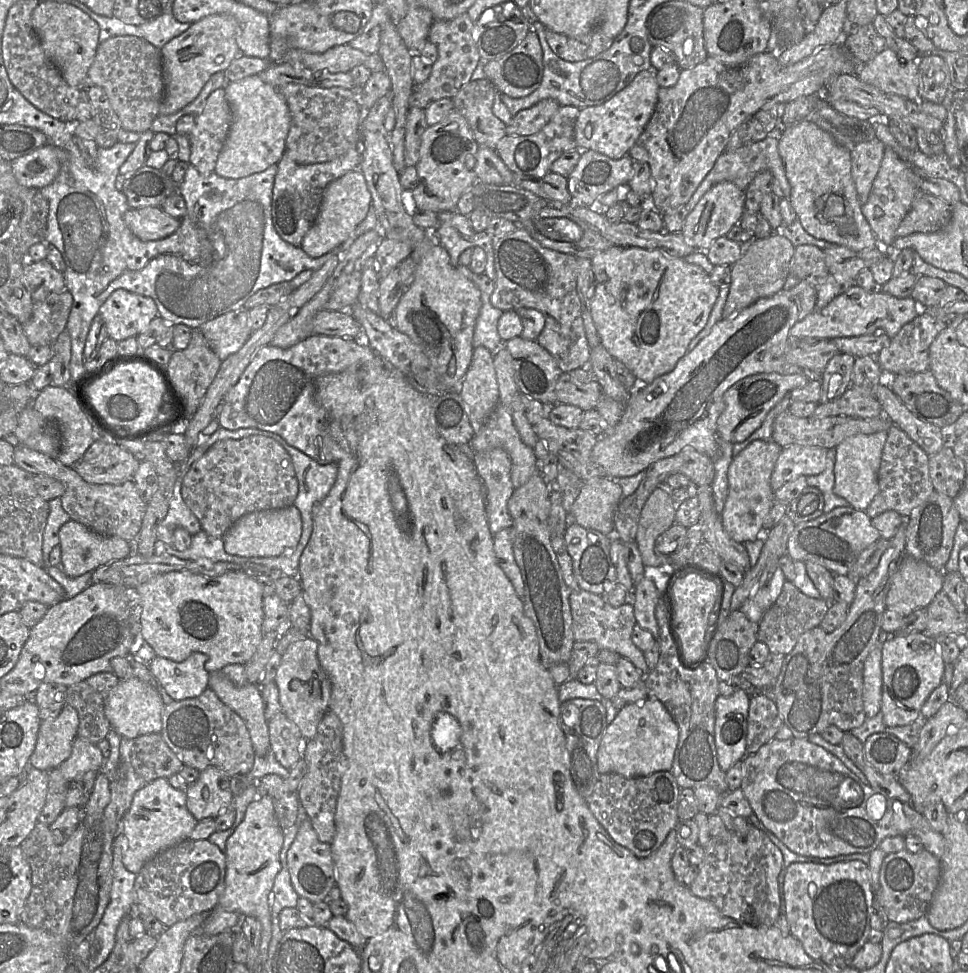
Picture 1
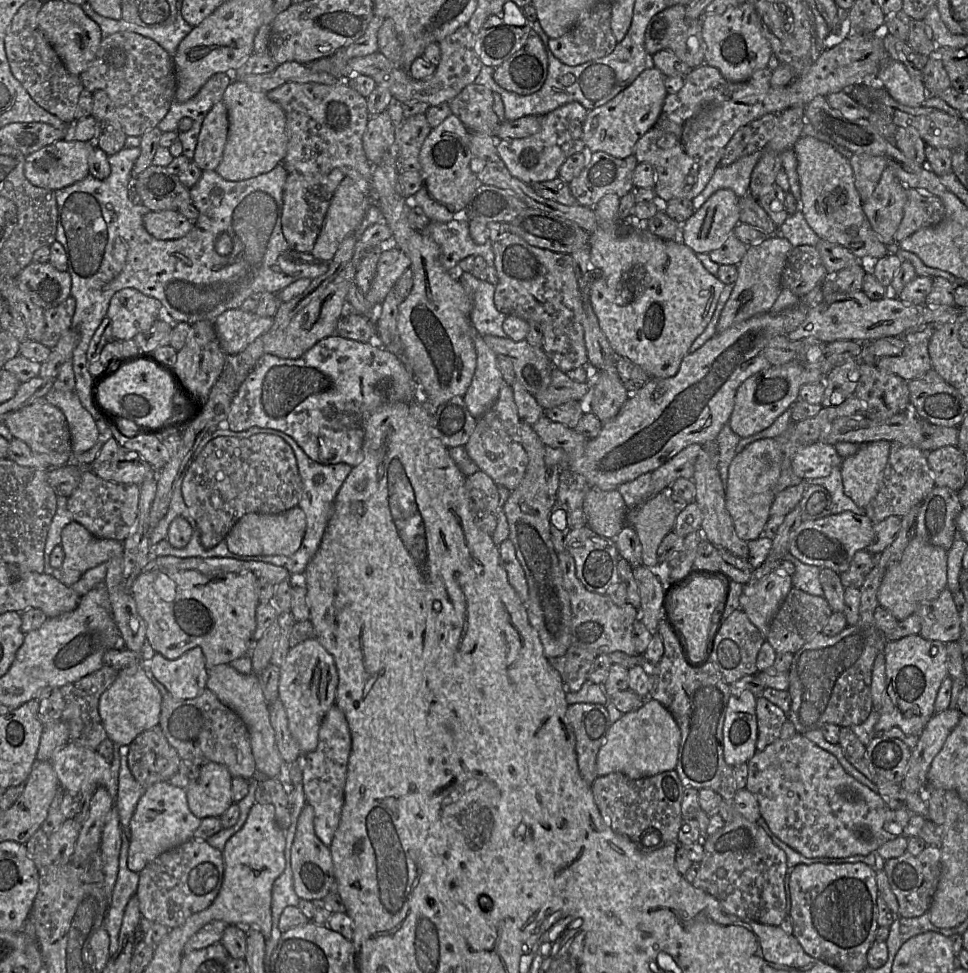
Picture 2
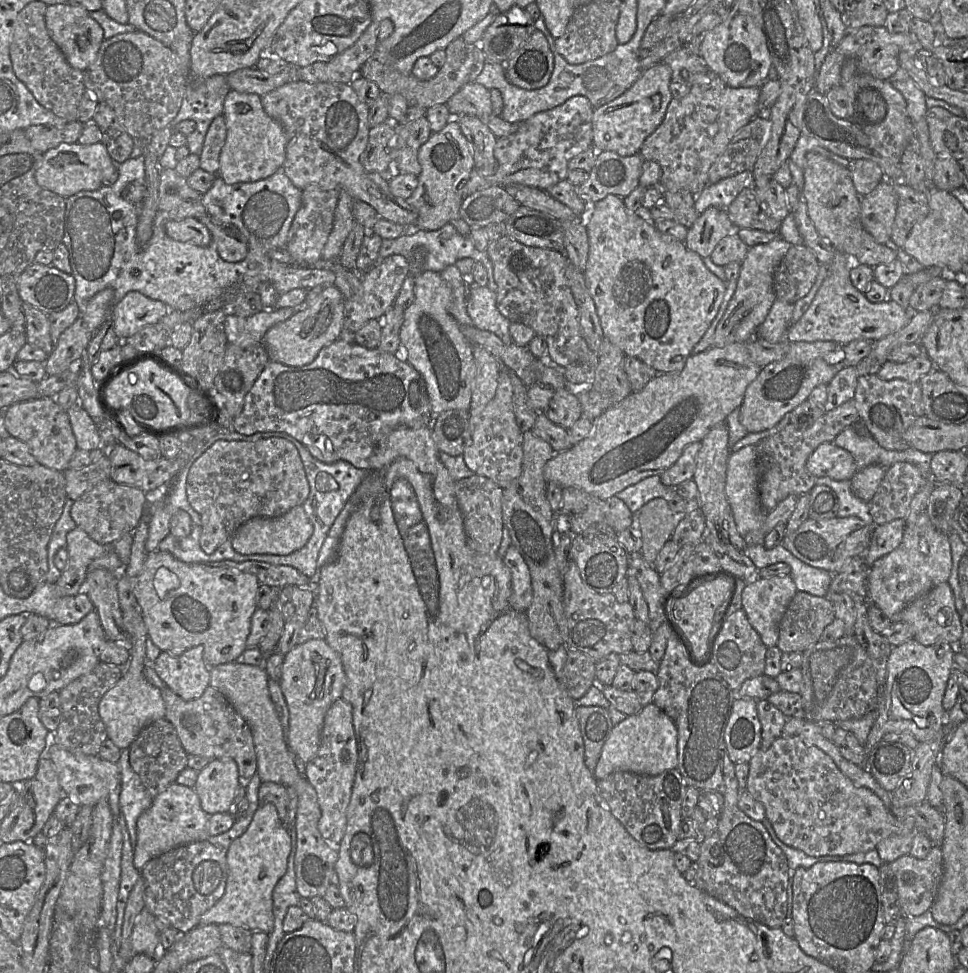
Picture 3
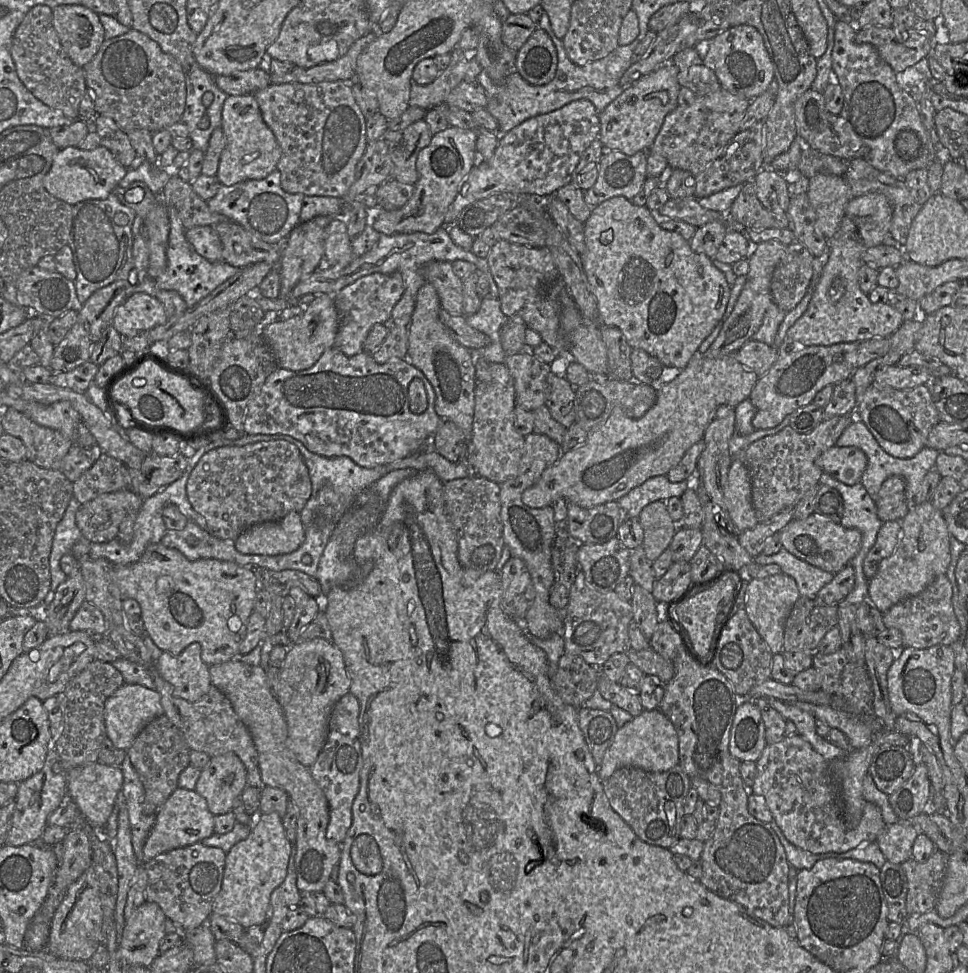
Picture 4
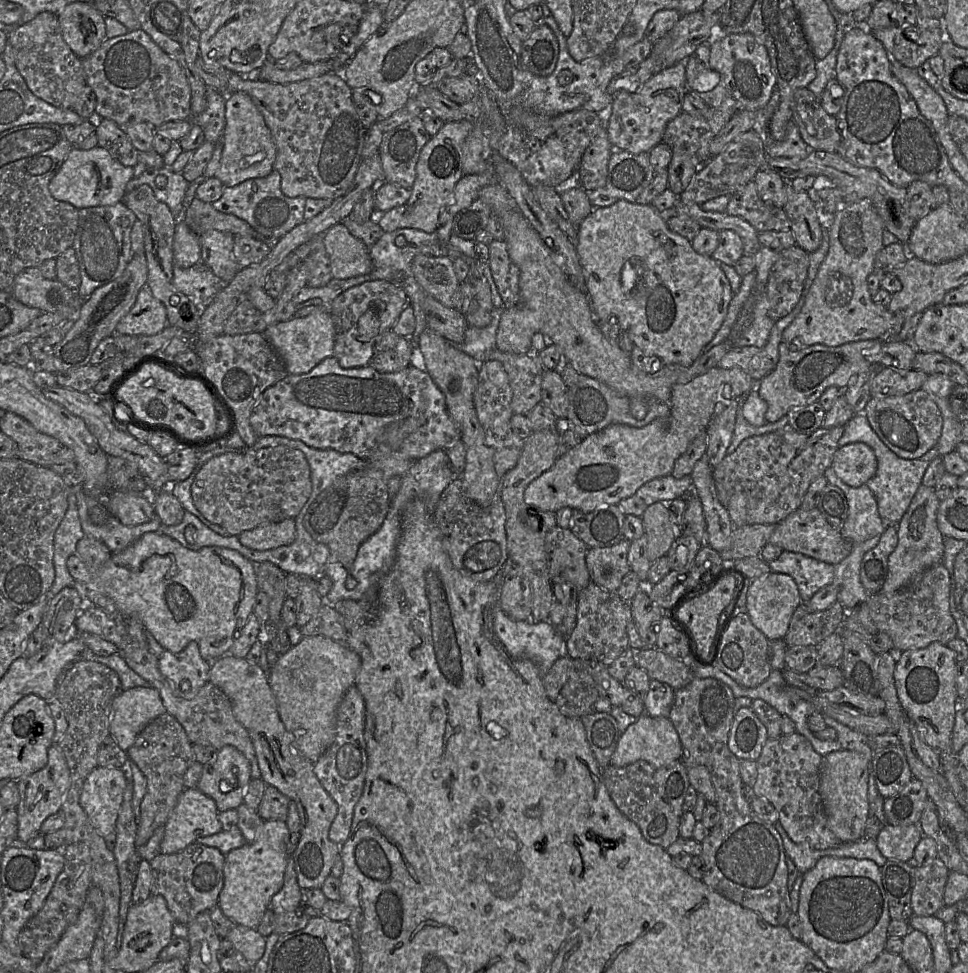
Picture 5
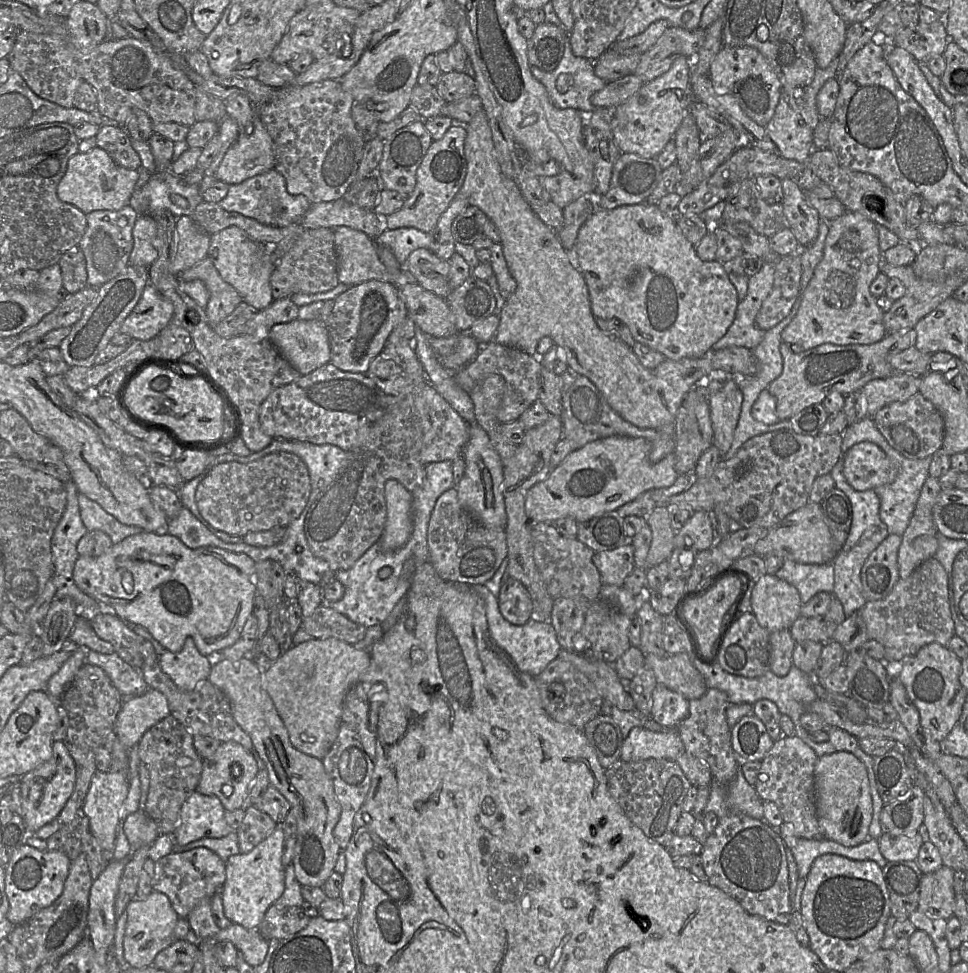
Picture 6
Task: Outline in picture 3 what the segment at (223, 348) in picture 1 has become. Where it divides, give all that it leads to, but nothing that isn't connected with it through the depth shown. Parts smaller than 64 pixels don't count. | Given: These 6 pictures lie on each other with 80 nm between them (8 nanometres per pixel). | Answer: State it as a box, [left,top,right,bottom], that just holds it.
[224,307,297,348]

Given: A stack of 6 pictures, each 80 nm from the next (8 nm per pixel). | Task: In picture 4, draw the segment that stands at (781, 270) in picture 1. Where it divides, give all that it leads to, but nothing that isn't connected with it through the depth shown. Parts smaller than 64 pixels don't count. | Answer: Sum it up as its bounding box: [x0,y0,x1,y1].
[703,241,787,358]

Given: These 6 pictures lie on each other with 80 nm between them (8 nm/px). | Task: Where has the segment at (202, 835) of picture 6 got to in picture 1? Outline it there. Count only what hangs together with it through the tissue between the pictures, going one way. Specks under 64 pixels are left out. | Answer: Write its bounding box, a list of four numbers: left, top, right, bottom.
[120,778,197,875]

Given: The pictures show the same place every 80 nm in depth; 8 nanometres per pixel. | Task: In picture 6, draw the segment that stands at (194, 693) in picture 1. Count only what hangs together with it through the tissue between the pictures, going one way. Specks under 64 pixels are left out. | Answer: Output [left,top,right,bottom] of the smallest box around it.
[158,637,213,691]

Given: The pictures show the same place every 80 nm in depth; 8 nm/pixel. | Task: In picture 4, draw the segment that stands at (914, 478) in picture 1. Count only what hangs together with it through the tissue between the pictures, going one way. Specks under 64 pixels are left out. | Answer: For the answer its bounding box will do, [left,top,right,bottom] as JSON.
[874,476,910,522]

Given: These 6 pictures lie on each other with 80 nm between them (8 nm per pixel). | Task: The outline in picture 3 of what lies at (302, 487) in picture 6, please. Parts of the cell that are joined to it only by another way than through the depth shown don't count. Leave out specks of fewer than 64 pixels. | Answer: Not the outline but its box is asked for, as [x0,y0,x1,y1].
[186,438,309,553]

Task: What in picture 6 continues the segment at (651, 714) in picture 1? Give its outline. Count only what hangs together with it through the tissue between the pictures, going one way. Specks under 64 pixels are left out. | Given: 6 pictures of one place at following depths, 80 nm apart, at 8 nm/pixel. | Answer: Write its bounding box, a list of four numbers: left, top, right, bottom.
[620,726,684,760]

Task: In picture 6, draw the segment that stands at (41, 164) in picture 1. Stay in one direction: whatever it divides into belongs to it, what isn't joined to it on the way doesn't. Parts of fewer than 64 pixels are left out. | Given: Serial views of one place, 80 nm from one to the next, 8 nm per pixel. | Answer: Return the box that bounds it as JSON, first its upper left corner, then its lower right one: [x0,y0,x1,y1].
[57,146,138,214]

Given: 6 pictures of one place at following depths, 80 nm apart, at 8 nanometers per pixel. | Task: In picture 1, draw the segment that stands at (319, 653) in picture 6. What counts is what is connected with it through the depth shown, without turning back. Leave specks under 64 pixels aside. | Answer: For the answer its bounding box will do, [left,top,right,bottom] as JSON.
[274,637,331,740]

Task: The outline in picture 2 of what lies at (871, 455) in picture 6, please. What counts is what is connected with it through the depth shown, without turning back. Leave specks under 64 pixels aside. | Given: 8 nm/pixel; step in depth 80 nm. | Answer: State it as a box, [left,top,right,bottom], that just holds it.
[792,442,843,481]

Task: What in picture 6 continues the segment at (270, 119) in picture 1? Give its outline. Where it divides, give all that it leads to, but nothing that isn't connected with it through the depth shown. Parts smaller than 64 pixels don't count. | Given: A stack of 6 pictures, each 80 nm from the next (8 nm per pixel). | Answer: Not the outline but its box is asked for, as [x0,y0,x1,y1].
[215,94,274,186]

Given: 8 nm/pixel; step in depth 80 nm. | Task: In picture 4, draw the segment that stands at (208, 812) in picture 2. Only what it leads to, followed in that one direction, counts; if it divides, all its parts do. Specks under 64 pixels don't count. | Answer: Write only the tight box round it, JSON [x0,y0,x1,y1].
[195,755,248,816]

